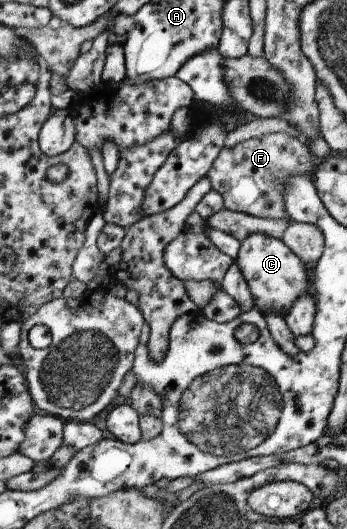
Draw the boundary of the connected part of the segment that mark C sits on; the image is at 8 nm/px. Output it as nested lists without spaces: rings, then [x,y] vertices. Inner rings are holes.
[[[261,233],[250,234],[240,242],[233,260],[251,293],[254,308],[265,315],[275,313],[284,318],[298,297],[310,291],[311,282],[305,273],[306,266],[280,238],[268,237]]]

